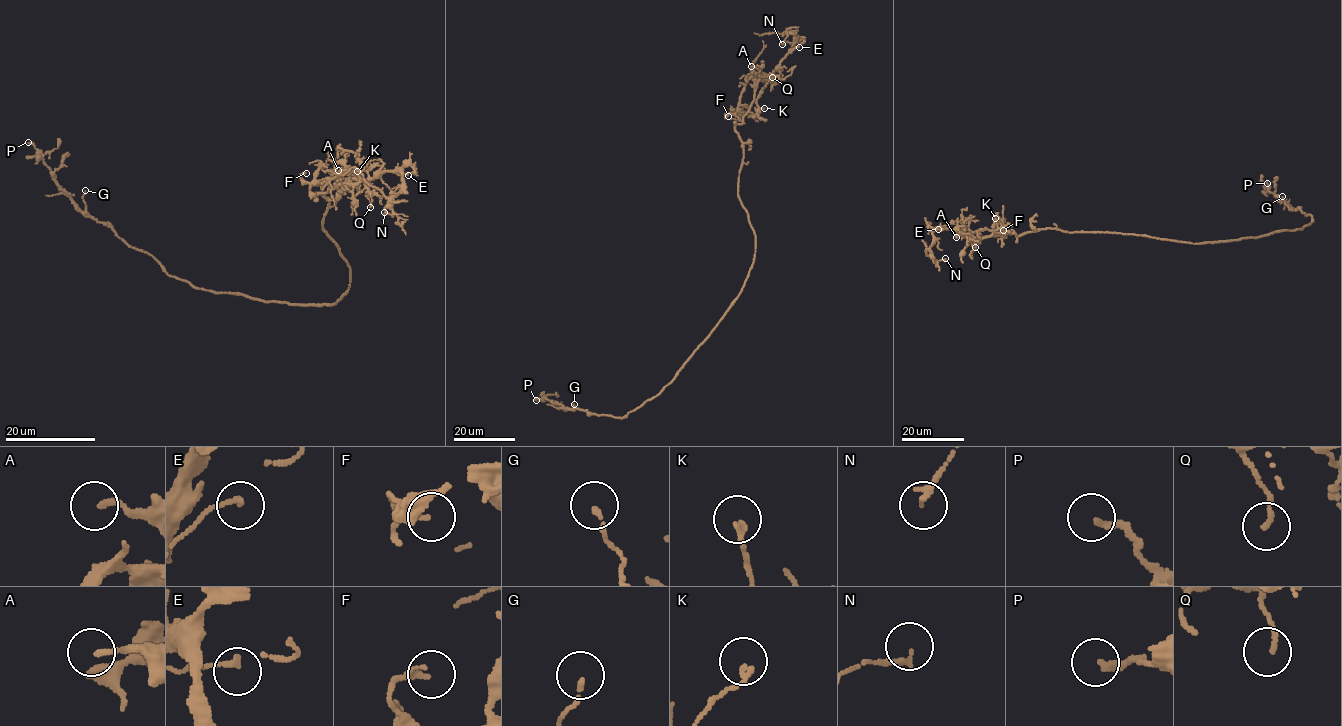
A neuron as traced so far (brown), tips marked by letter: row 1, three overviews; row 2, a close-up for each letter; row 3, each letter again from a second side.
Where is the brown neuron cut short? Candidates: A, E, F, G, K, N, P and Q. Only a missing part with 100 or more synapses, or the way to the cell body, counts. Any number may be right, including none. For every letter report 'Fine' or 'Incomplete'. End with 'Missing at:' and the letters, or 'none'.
A: Fine
E: Fine
F: Fine
G: Fine
K: Fine
N: Fine
P: Fine
Q: Fine
Missing at: none

